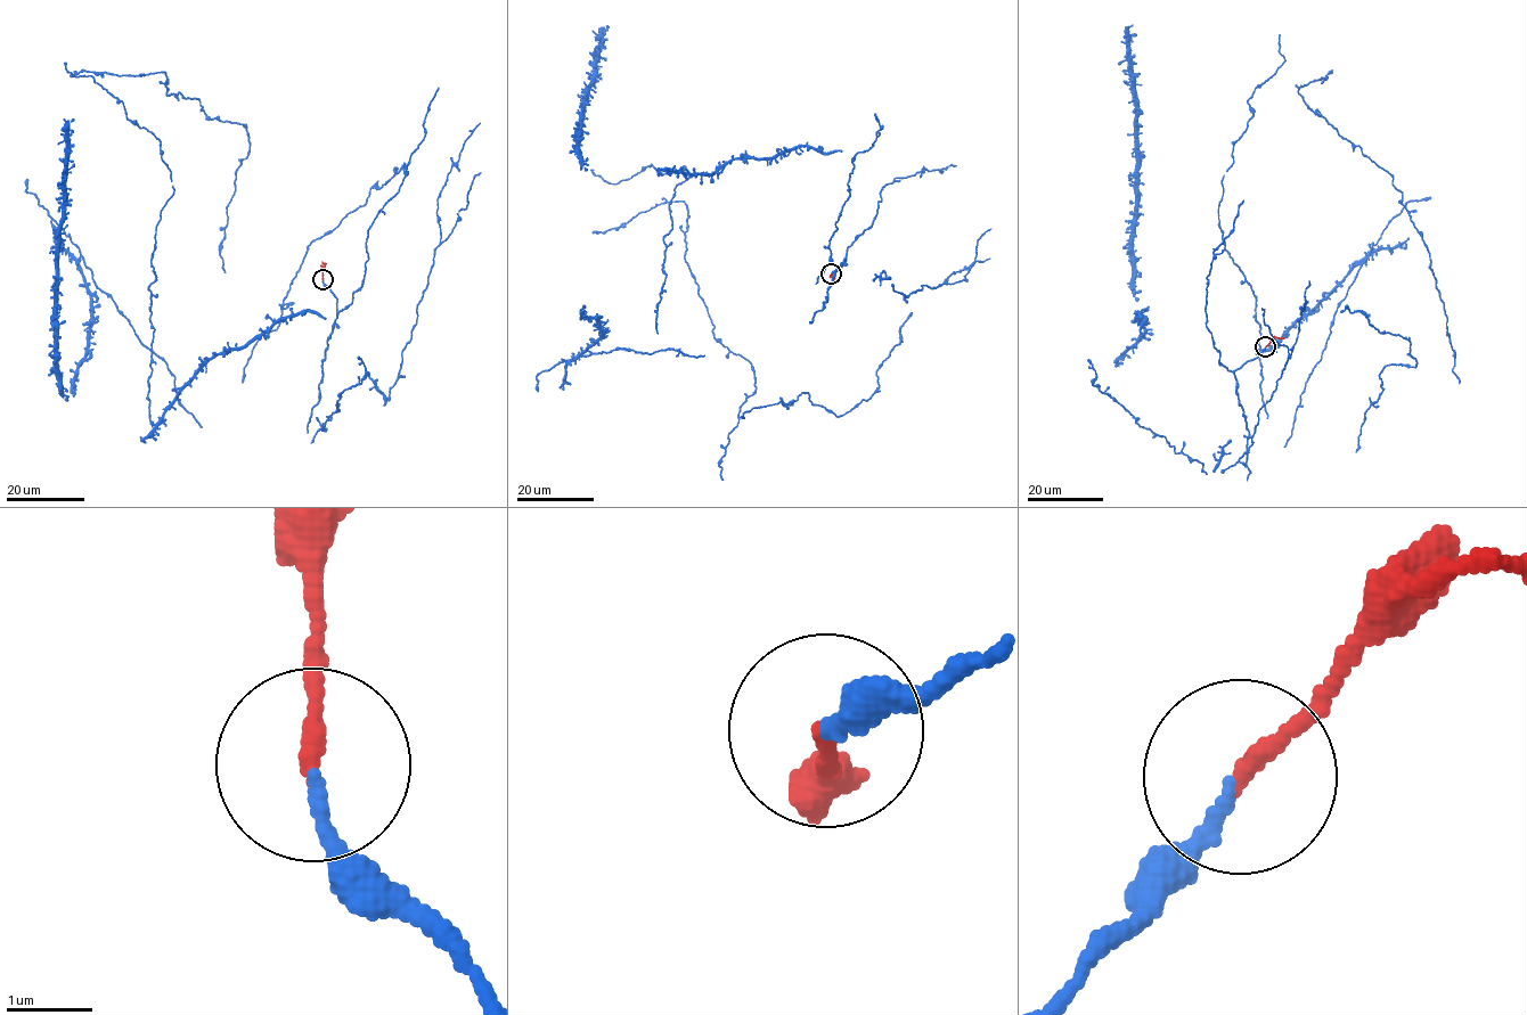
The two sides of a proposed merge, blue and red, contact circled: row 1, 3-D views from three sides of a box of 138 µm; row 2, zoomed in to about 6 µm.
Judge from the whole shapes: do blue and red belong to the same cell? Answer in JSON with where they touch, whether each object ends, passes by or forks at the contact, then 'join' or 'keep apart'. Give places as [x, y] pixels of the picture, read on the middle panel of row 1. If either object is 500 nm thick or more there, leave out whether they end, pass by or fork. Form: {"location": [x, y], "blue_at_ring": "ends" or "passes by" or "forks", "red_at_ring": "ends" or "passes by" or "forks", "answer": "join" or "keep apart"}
{"location": [831, 273], "blue_at_ring": "ends", "red_at_ring": "ends", "answer": "join"}

